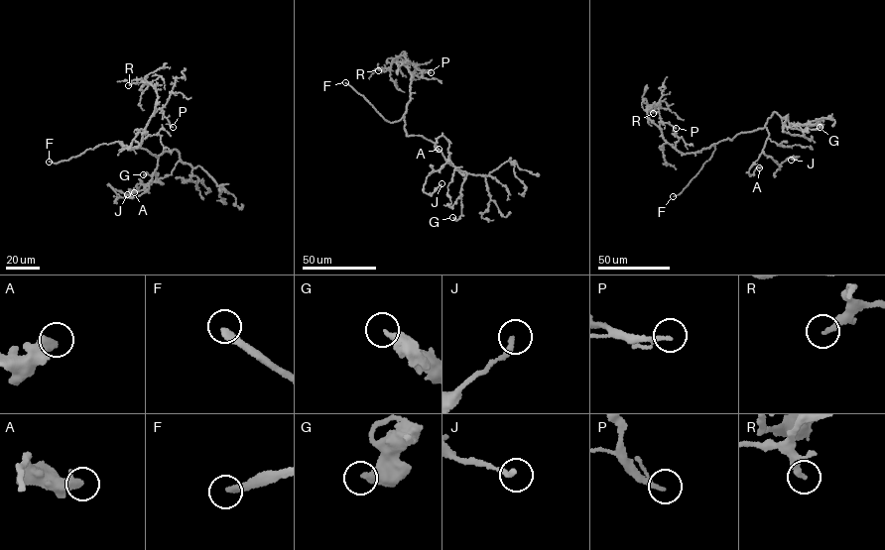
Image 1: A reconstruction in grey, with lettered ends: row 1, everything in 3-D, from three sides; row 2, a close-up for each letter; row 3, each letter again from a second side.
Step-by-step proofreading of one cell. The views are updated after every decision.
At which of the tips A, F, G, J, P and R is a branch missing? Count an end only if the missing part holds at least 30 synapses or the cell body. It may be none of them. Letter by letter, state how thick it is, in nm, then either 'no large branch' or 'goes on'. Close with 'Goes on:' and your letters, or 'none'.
A: calibre 460 nm; no large branch
F: calibre 320 nm; goes on
G: calibre 320 nm; no large branch
J: calibre 220 nm; no large branch
P: calibre 140 nm; goes on
R: calibre 200 nm; goes on
Goes on: F, P, R

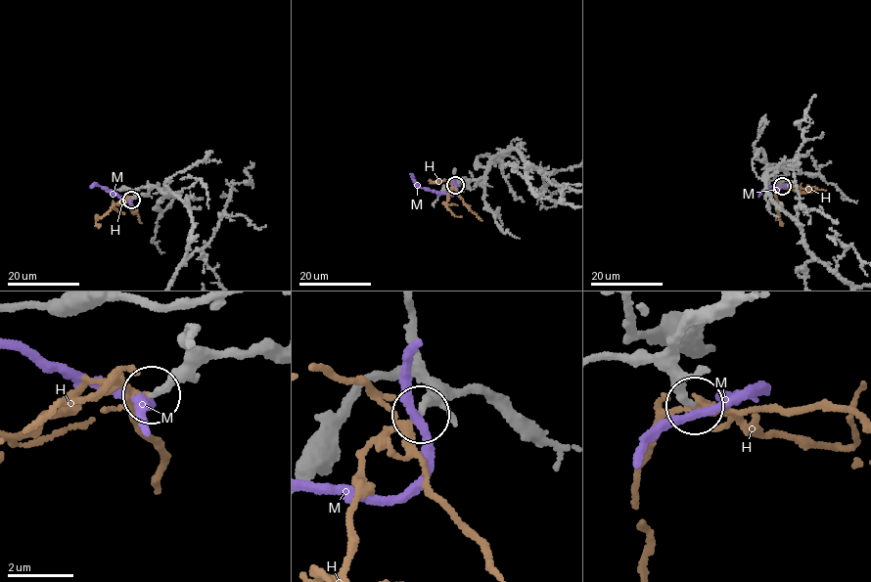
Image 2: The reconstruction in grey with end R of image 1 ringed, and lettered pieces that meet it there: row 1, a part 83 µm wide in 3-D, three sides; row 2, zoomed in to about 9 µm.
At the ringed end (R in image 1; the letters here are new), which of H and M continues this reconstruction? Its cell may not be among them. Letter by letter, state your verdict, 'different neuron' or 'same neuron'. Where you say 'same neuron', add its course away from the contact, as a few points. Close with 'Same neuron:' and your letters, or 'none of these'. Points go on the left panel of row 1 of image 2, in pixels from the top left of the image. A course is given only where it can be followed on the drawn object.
H: same neuron | via (131, 200), (121, 200), (111, 207), (96, 221), (101, 226)
M: different neuron
Same neuron: H

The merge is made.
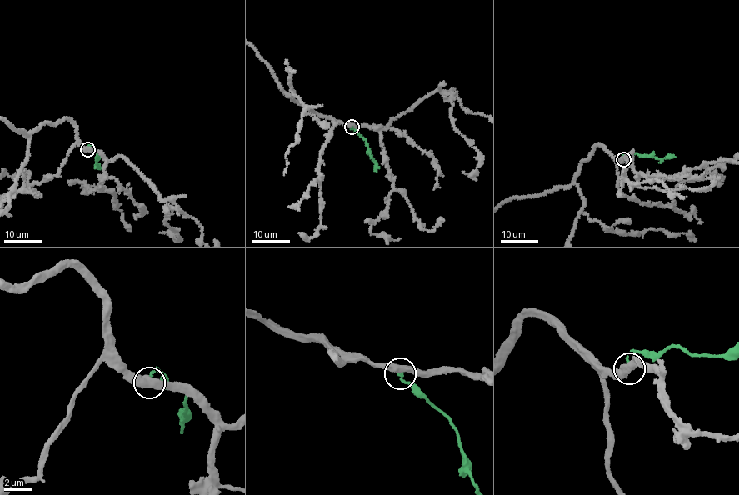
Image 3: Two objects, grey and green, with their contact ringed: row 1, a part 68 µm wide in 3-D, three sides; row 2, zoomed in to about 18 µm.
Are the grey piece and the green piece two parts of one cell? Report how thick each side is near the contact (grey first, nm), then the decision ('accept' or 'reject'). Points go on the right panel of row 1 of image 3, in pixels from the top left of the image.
500/190 nm | reject

